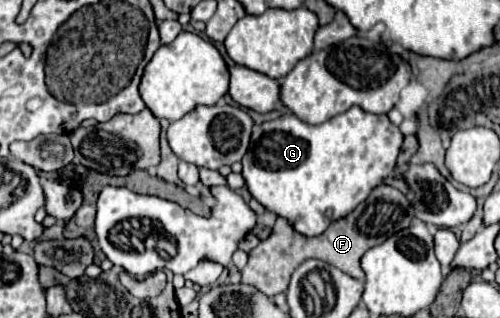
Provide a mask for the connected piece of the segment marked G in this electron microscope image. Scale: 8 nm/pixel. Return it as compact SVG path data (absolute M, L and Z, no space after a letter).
M352 107L350 111L320 125L308 125L294 115L284 115L252 129L250 147L242 159L242 177L250 195L266 211L286 219L300 235L316 237L326 231L330 223L352 213L378 185L384 183L396 165L402 143L404 135L400 127L388 119L388 115L366 113L360 107Z

